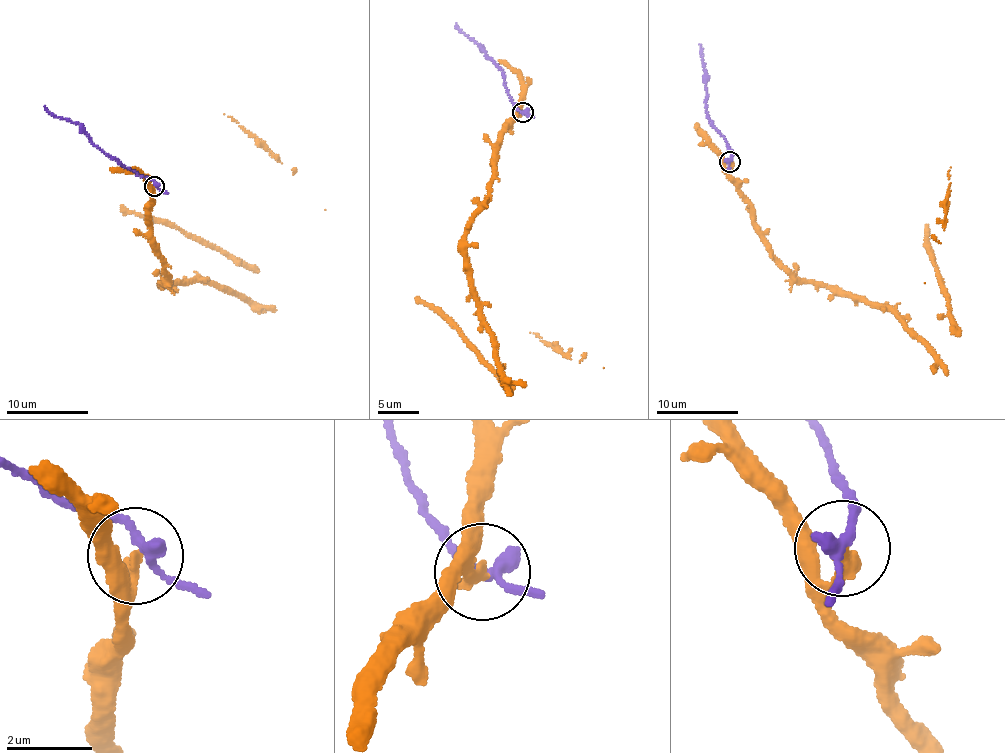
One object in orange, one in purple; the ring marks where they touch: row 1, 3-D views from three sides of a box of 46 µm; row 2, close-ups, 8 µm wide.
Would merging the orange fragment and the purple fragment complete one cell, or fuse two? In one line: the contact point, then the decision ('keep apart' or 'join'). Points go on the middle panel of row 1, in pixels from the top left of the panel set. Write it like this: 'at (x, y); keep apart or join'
at (522, 112); keep apart

